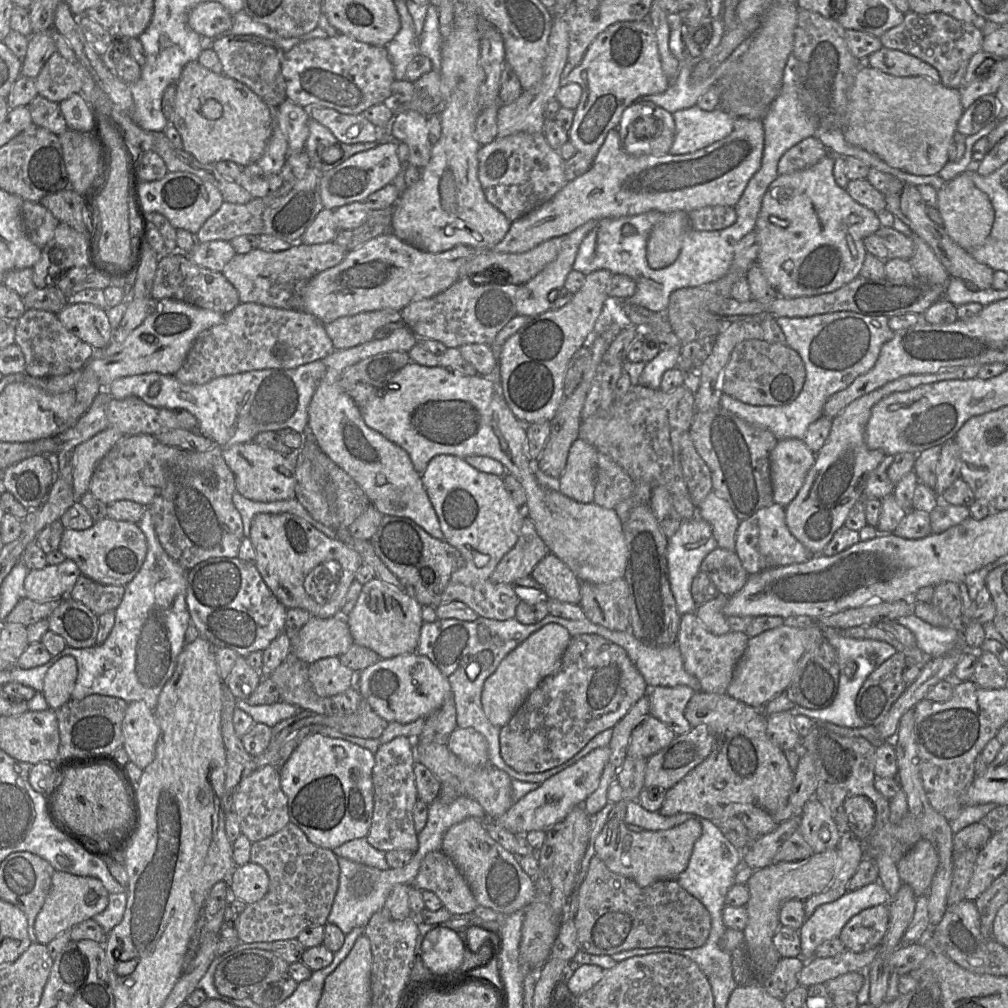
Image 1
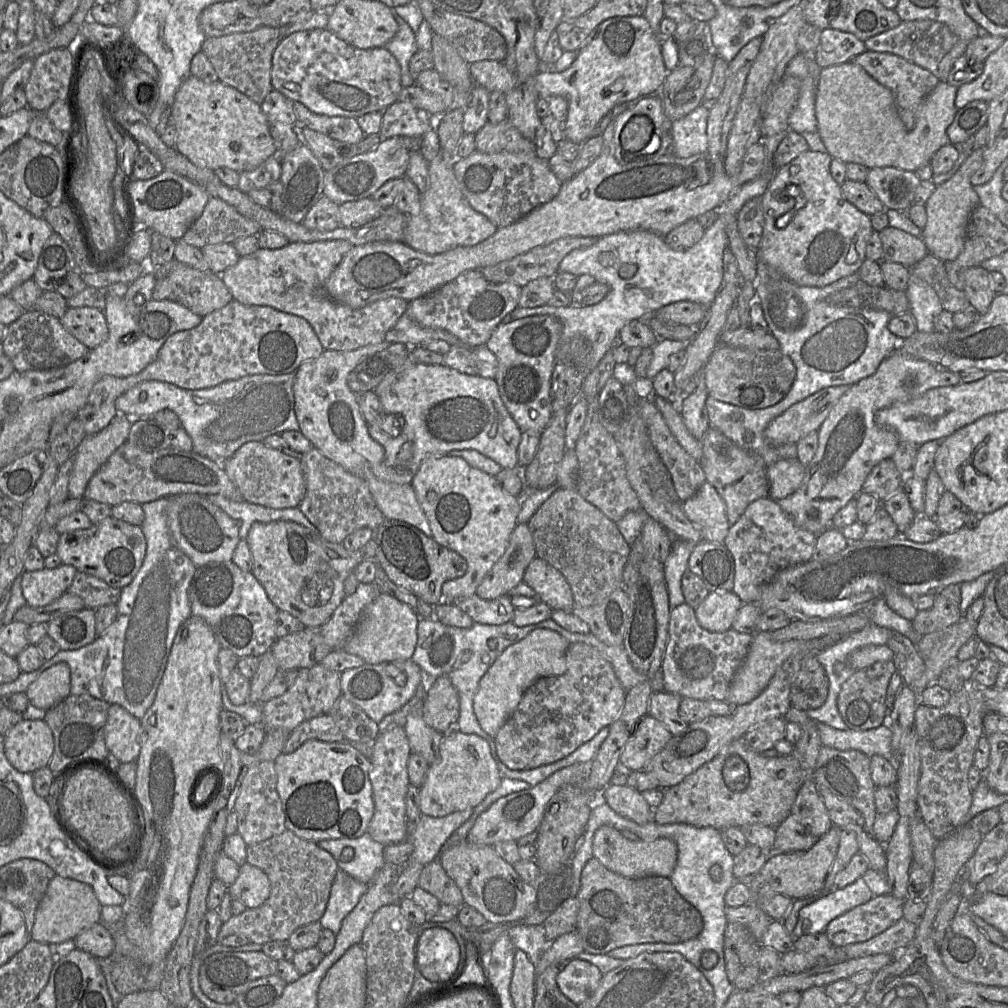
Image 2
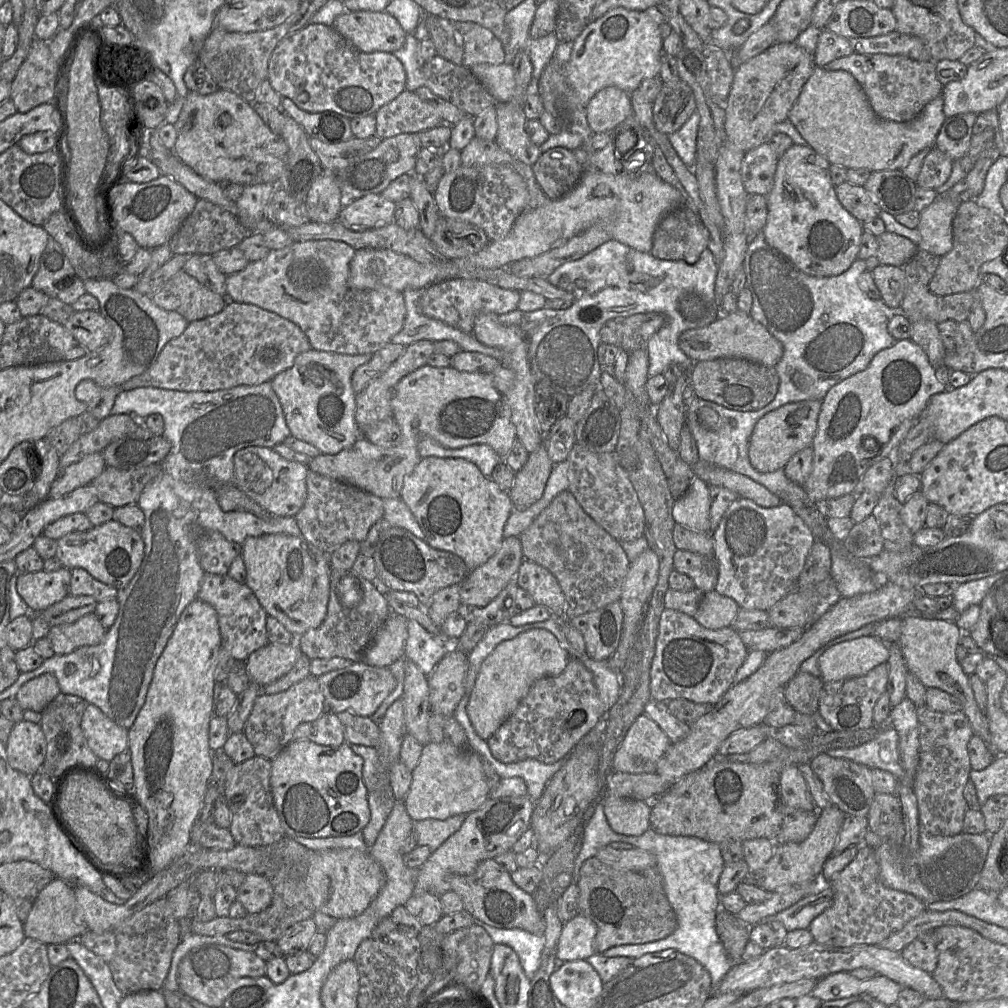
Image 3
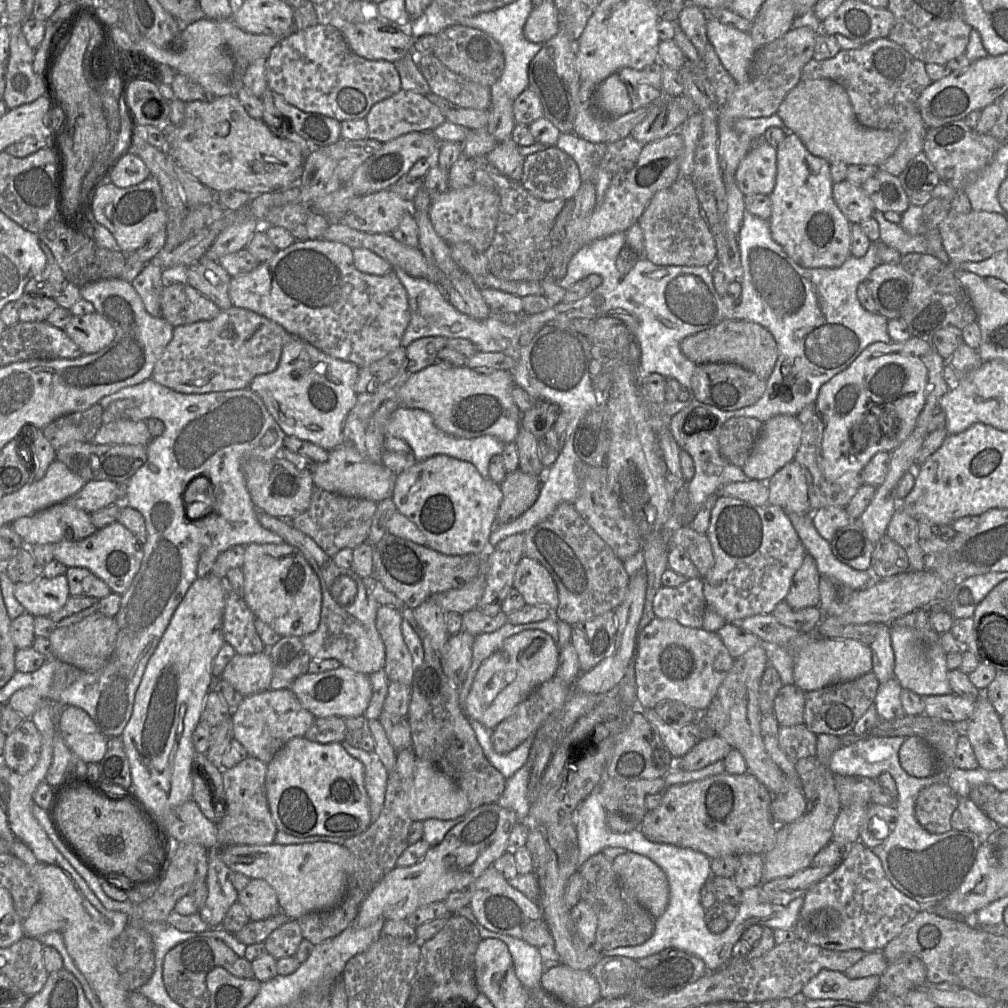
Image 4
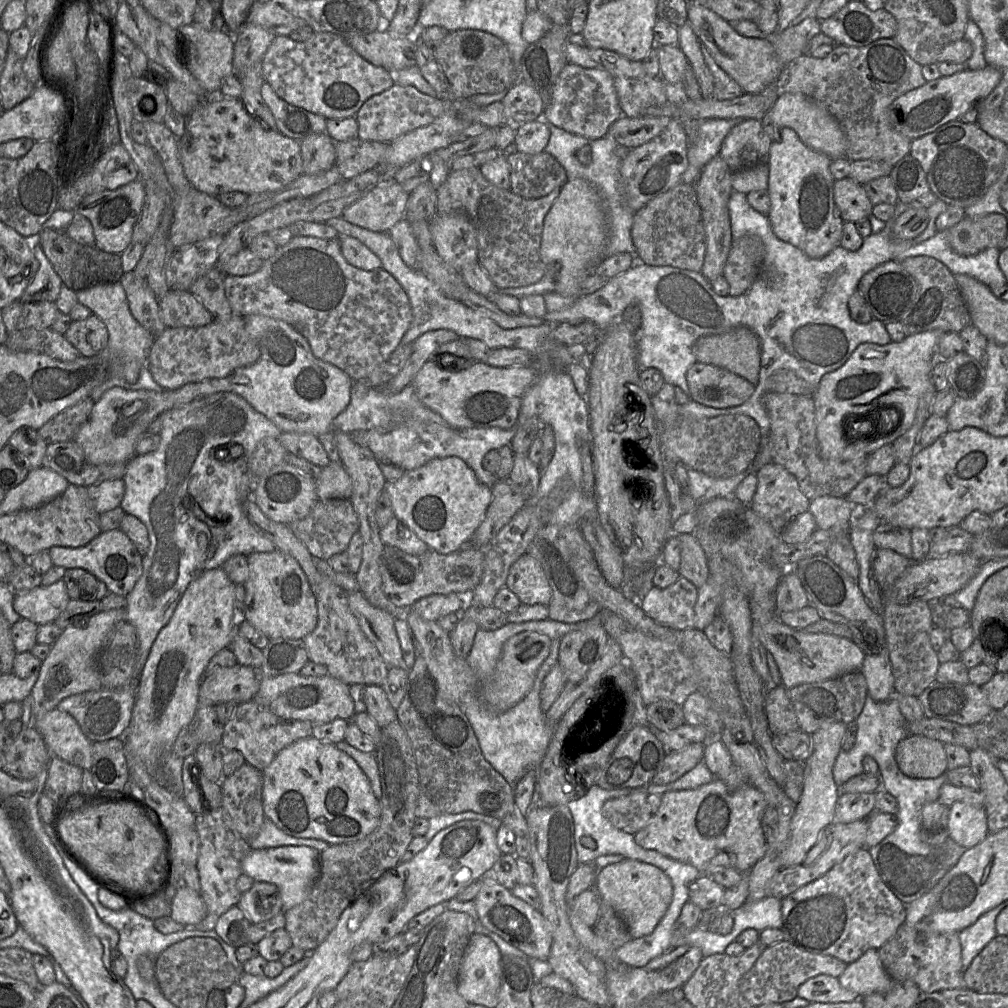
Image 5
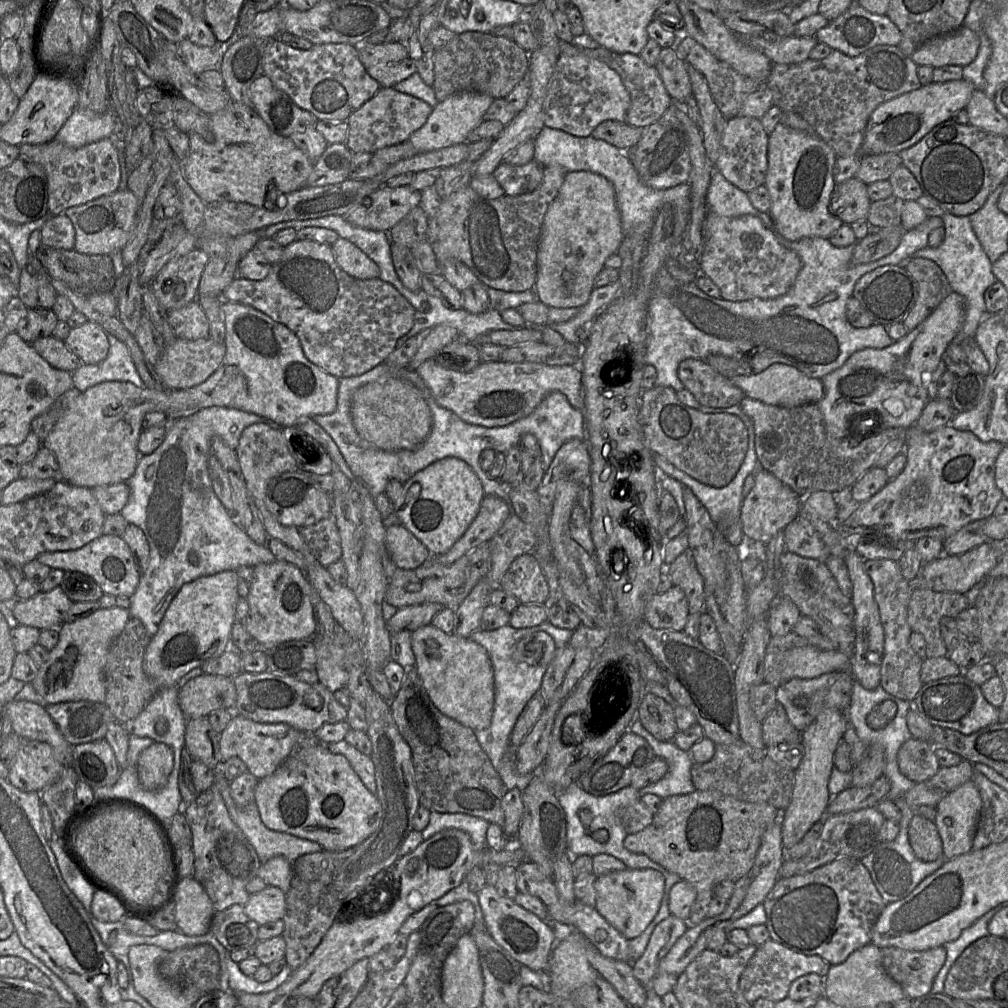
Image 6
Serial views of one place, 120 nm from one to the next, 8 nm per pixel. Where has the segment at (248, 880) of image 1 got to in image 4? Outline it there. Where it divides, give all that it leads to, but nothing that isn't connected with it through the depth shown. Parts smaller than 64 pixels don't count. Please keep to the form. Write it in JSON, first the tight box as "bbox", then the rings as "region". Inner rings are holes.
{"bbox":[238,879,280,921],"region":[[[250,879],[248,885],[238,892],[238,900],[247,911],[251,921],[265,920],[280,912],[276,891],[263,879]]]}

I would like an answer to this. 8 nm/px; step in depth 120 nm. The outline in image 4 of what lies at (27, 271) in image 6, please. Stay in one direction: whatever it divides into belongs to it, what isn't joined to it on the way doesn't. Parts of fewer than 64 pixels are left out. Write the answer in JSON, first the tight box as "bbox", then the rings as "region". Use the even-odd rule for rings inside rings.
{"bbox":[24,240,68,298],"region":[[[39,240],[39,246],[46,257],[43,271],[30,279],[25,285],[24,293],[32,296],[56,298],[68,283],[49,247]]]}

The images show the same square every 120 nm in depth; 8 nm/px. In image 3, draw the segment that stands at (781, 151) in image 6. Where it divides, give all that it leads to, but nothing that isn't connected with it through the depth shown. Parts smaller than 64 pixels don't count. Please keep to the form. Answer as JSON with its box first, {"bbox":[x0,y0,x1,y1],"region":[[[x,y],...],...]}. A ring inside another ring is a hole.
{"bbox":[763,144,863,277],"region":[[[793,144],[778,159],[774,186],[767,195],[768,215],[763,229],[769,245],[784,254],[799,270],[815,277],[838,276],[858,258],[863,224],[839,202],[830,177],[830,163],[808,145]]]}

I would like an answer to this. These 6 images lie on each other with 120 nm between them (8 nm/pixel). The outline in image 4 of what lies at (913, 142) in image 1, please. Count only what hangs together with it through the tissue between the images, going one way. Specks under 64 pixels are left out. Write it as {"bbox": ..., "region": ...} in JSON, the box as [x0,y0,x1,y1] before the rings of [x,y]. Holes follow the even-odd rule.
{"bbox":[776,79,900,167],"region":[[[801,79],[798,85],[785,97],[776,115],[782,119],[788,131],[795,133],[802,140],[812,155],[821,157],[830,164],[863,164],[879,167],[893,155],[900,144],[899,136],[893,131],[871,129],[860,125],[856,120],[846,90],[840,84],[829,79]]]}

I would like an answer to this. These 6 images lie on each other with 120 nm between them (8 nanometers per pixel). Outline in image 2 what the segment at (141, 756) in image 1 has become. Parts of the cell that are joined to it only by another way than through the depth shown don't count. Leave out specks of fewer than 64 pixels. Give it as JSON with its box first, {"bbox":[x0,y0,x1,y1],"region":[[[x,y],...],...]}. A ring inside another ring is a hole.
{"bbox":[105,704,141,763],"region":[[[110,704],[105,724],[105,743],[122,763],[136,762],[140,753],[141,720],[118,704]]]}

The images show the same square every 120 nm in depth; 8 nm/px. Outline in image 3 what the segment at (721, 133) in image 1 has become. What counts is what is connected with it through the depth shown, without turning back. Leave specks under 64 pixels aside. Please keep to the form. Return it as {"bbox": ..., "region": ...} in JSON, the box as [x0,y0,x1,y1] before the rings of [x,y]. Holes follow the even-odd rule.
{"bbox":[669,110,700,168],"region":[[[695,110],[680,129],[669,135],[673,148],[688,168],[693,168],[696,164],[699,123],[700,114]]]}

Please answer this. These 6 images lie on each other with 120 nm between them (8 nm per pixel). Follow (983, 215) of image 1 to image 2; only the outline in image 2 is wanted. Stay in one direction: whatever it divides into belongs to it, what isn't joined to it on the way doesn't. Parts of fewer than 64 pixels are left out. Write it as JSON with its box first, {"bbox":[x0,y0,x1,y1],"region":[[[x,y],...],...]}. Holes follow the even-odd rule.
{"bbox":[920,148,983,262],"region":[[[978,148],[966,159],[955,176],[937,186],[925,205],[927,223],[920,237],[929,254],[943,262],[955,260],[964,249],[969,217],[972,211],[980,204],[979,197],[970,180],[982,163],[983,148]]]}

